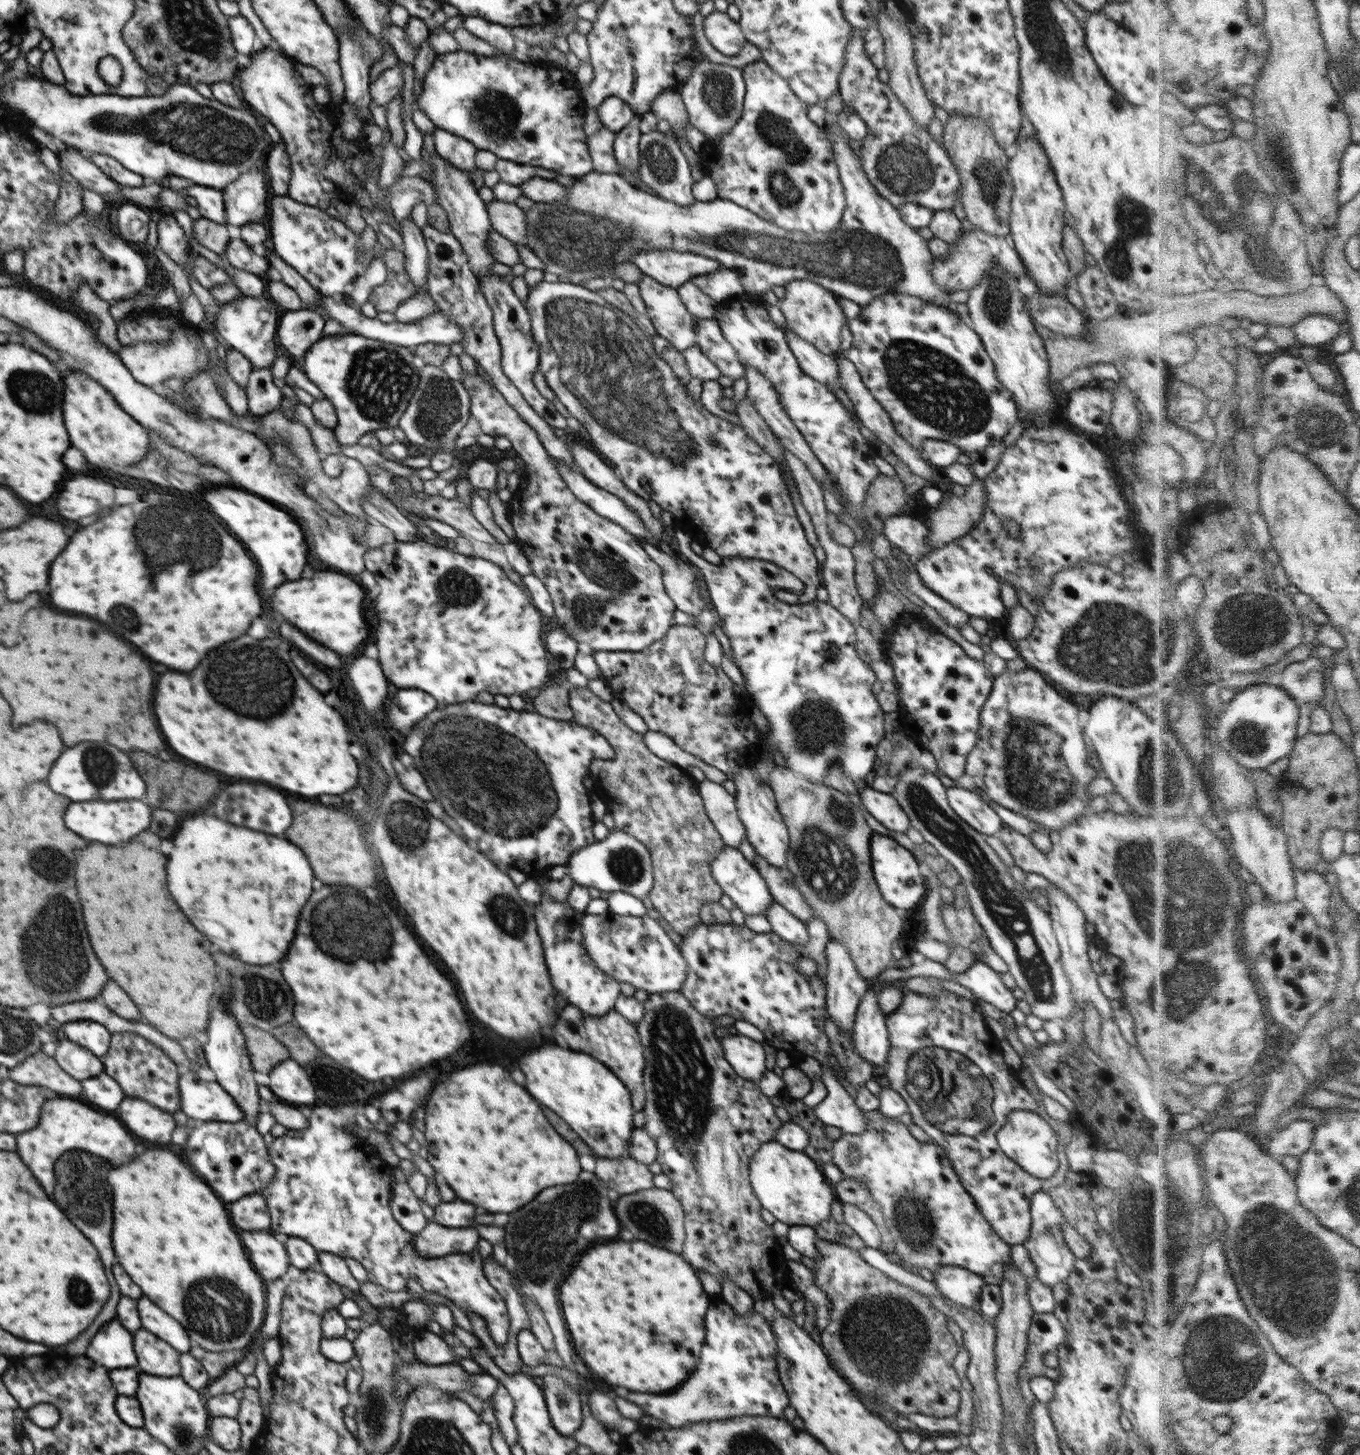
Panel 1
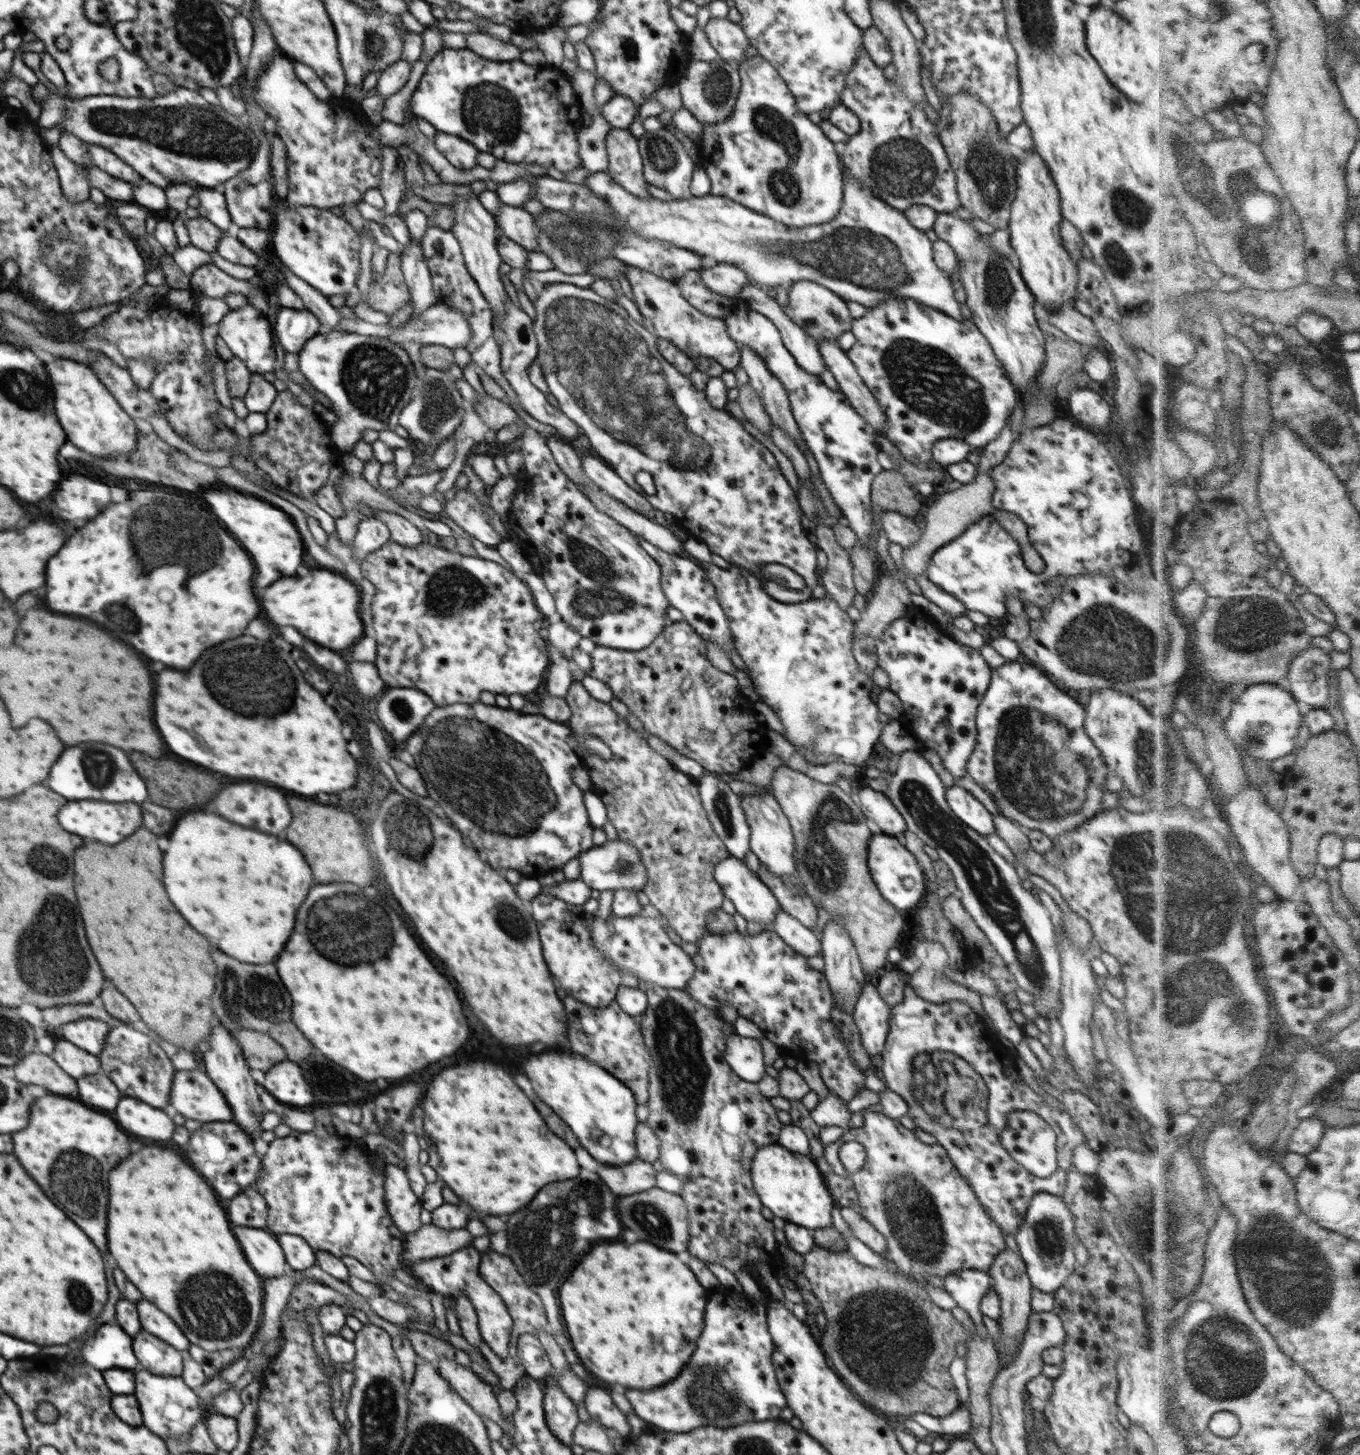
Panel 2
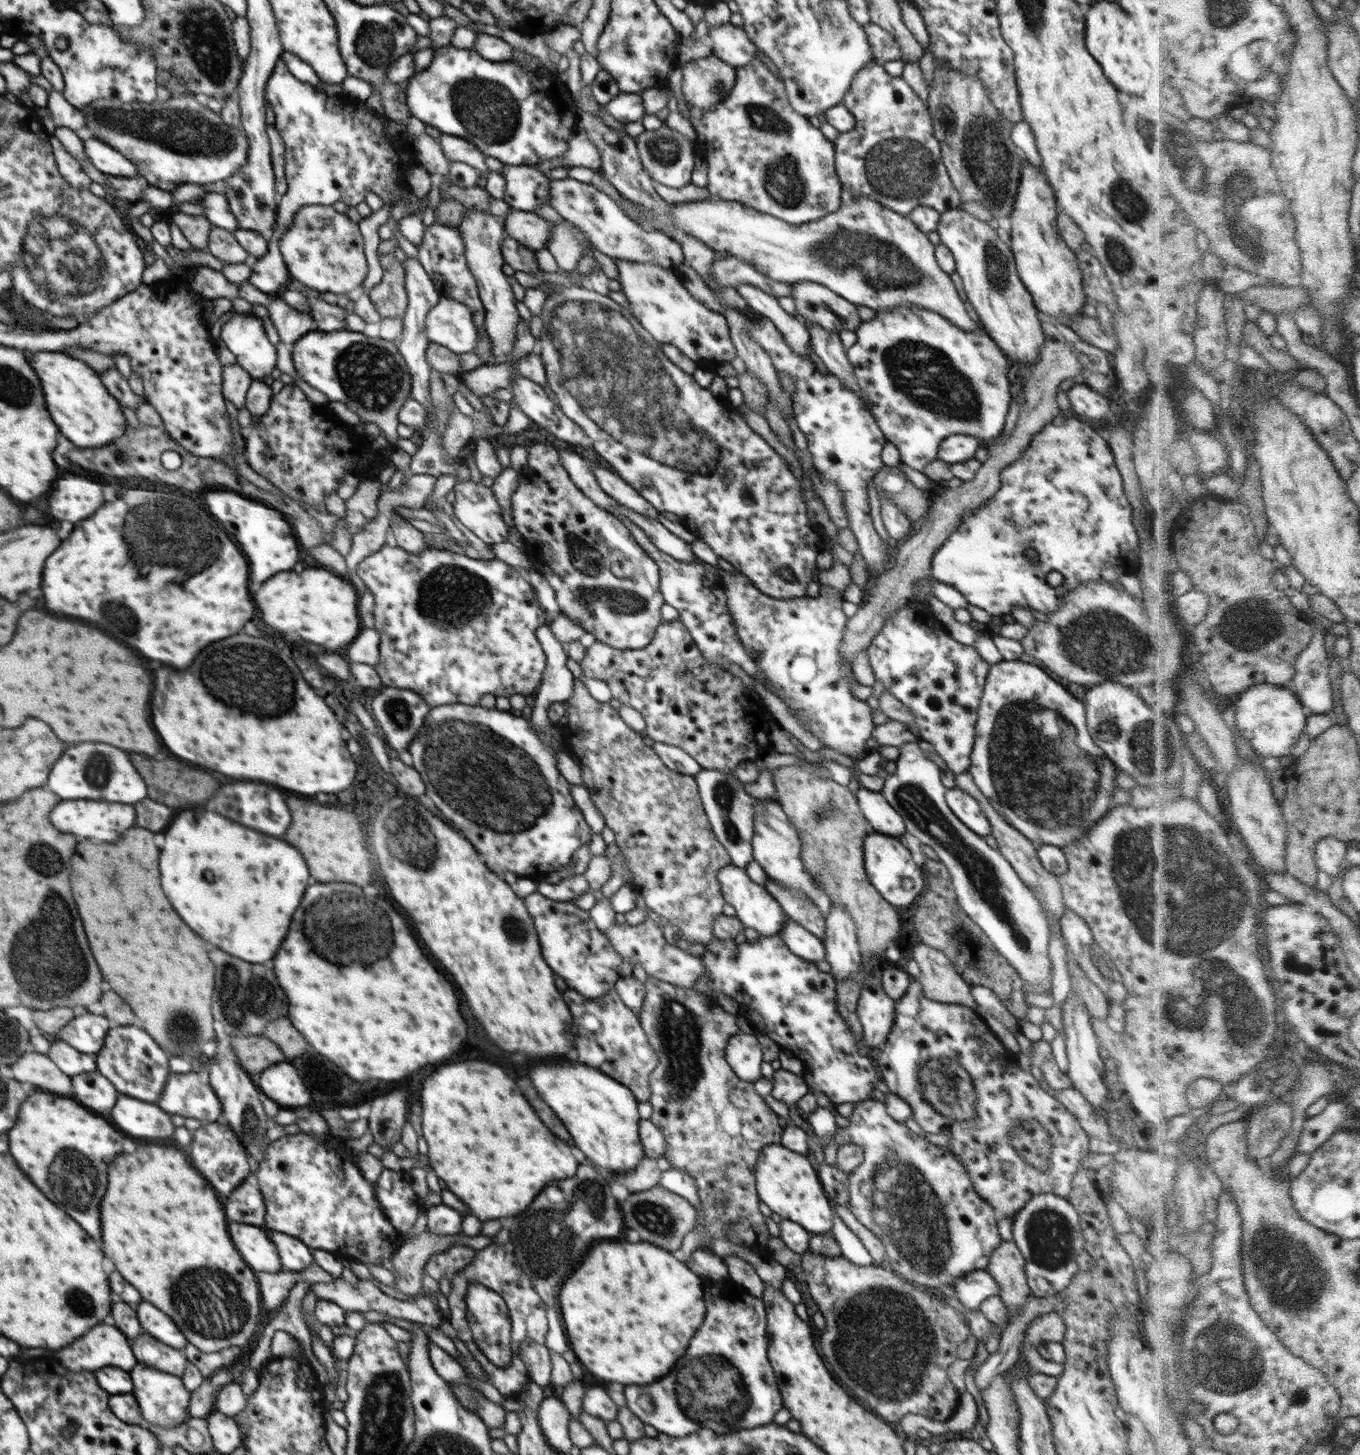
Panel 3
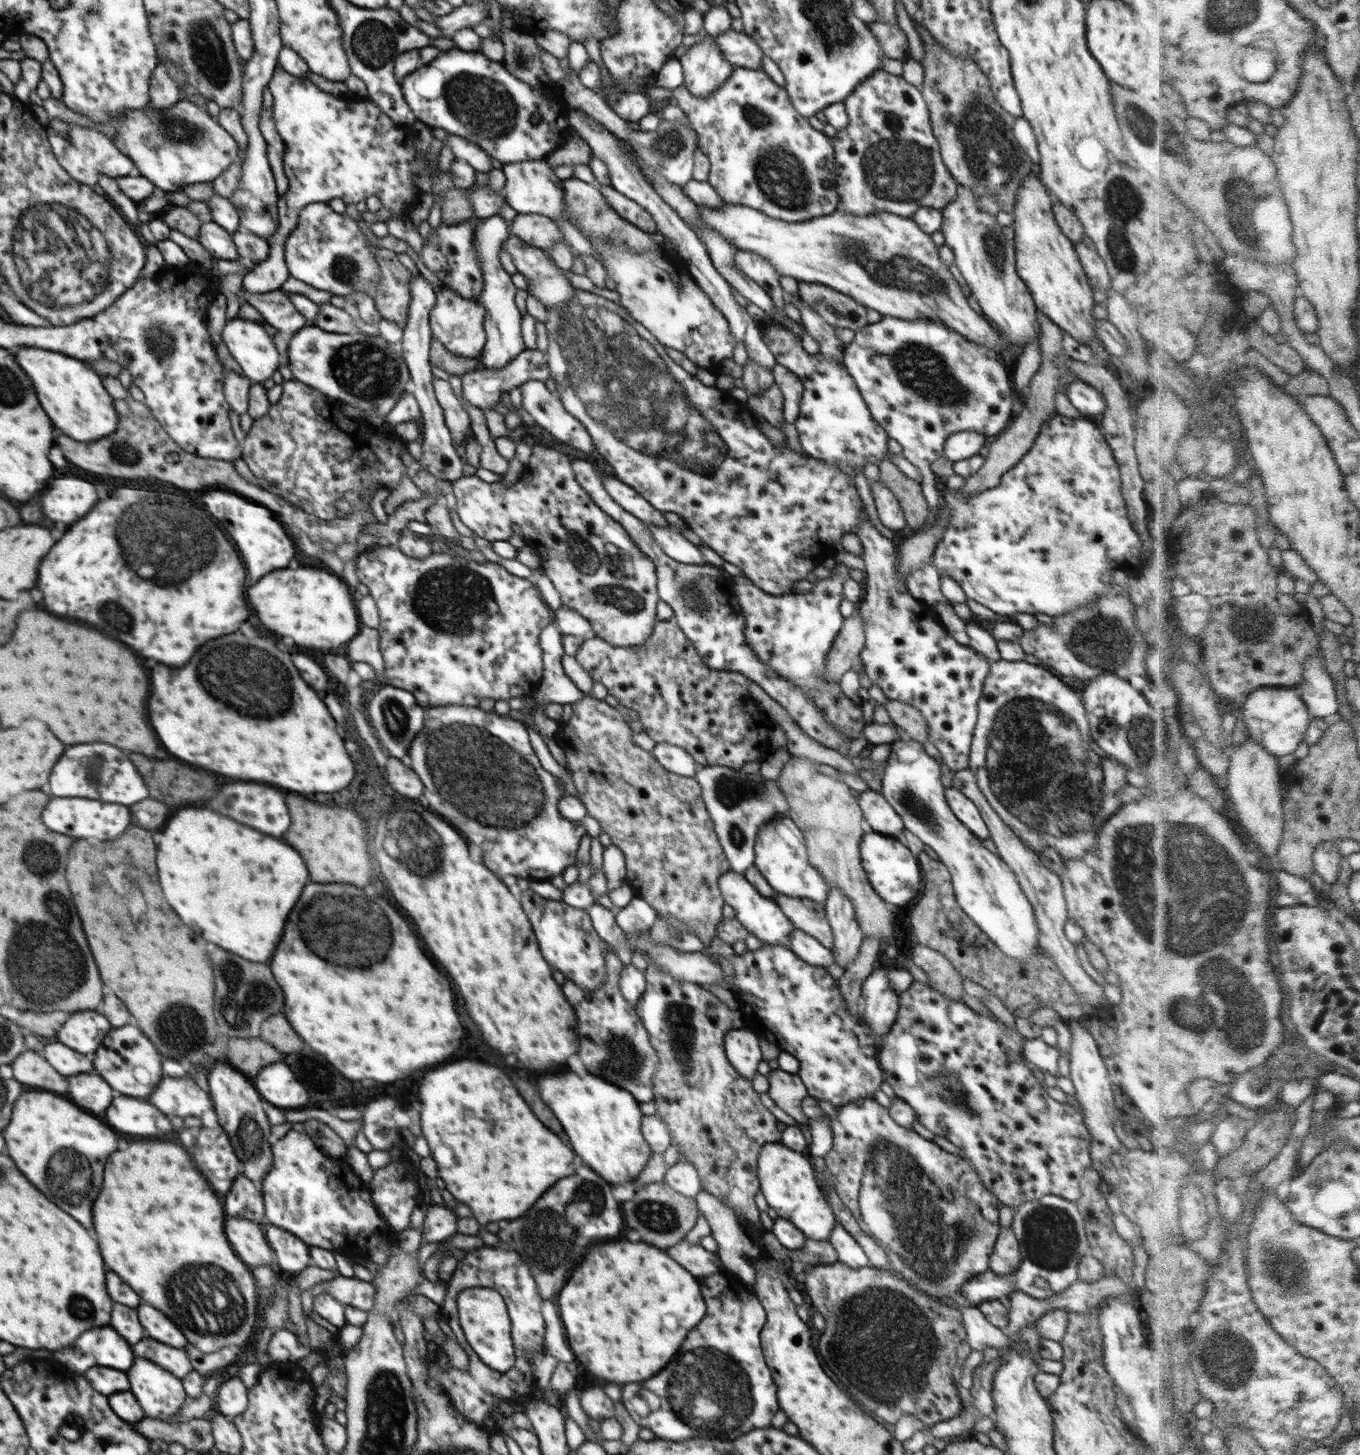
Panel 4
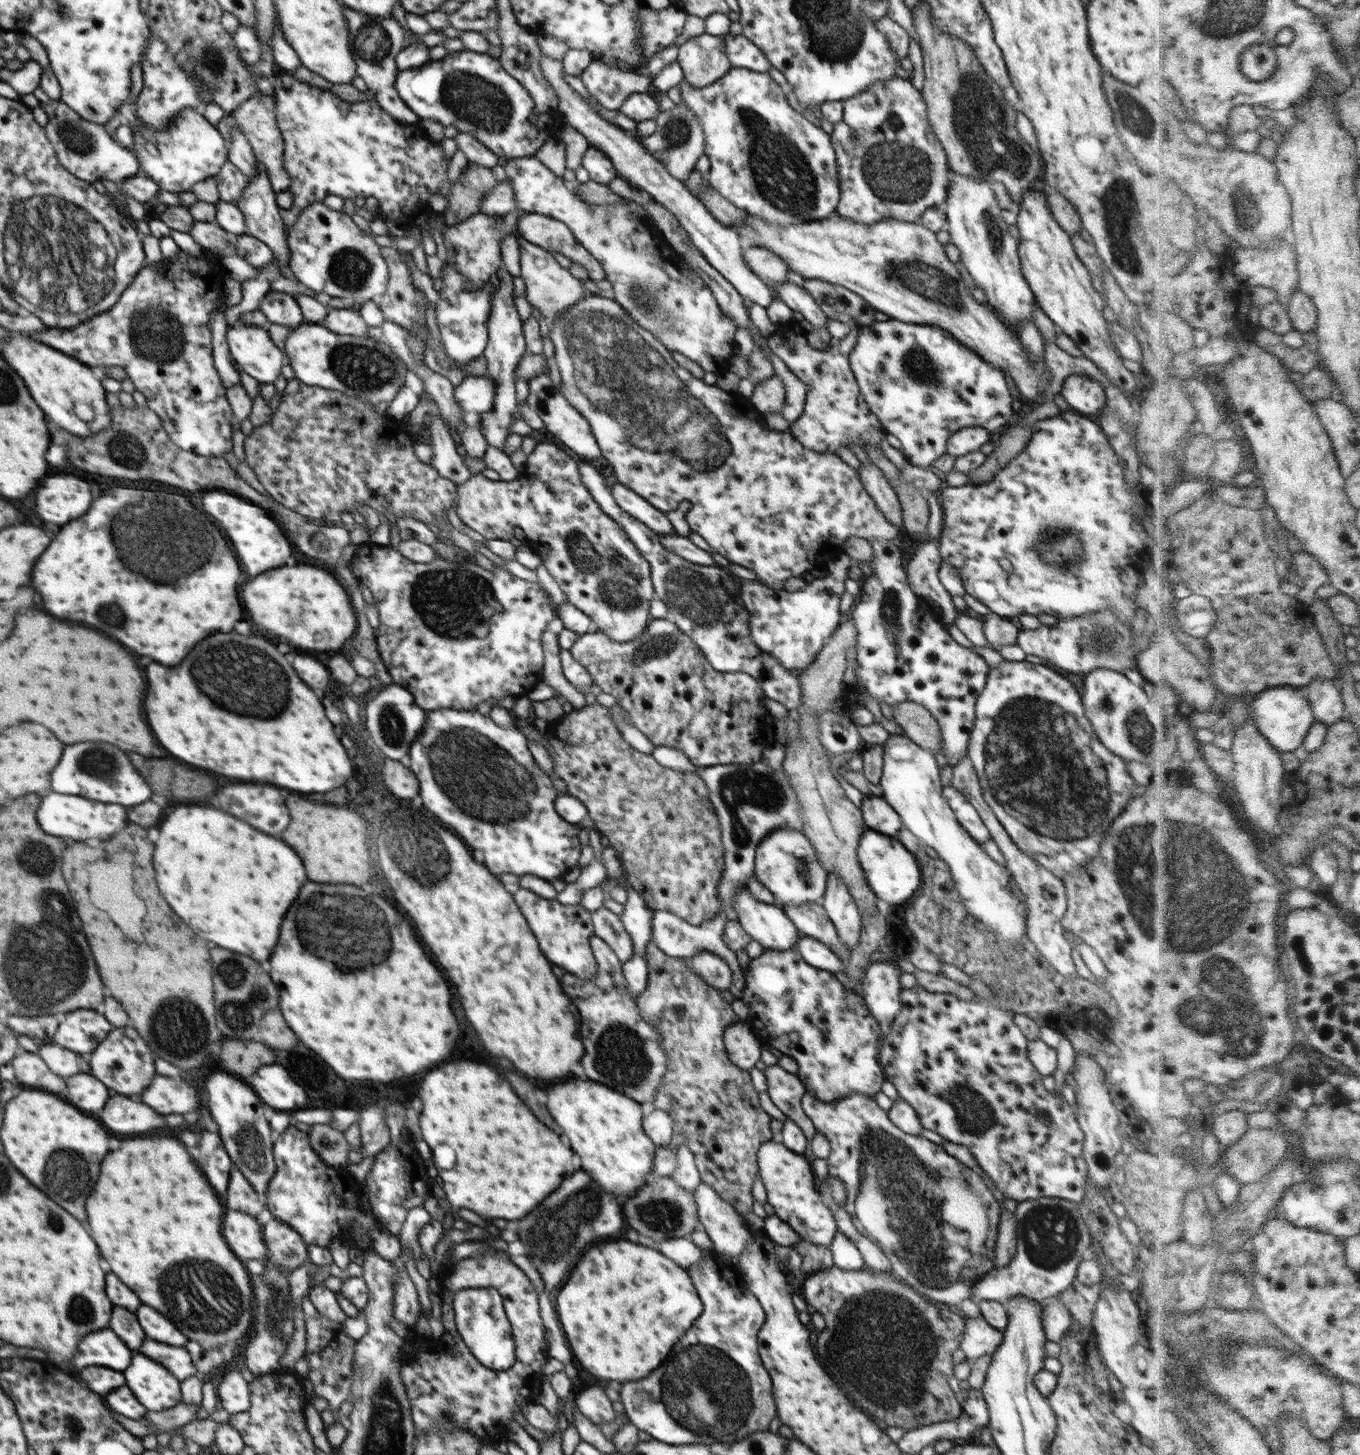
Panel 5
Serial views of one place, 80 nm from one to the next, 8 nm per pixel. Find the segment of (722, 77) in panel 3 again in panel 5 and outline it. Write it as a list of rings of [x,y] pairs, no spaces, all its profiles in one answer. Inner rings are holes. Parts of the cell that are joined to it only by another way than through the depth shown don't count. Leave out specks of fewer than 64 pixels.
[[[706,32],[679,46],[677,62],[683,70],[684,82],[698,88],[716,82],[732,67],[723,37]]]

